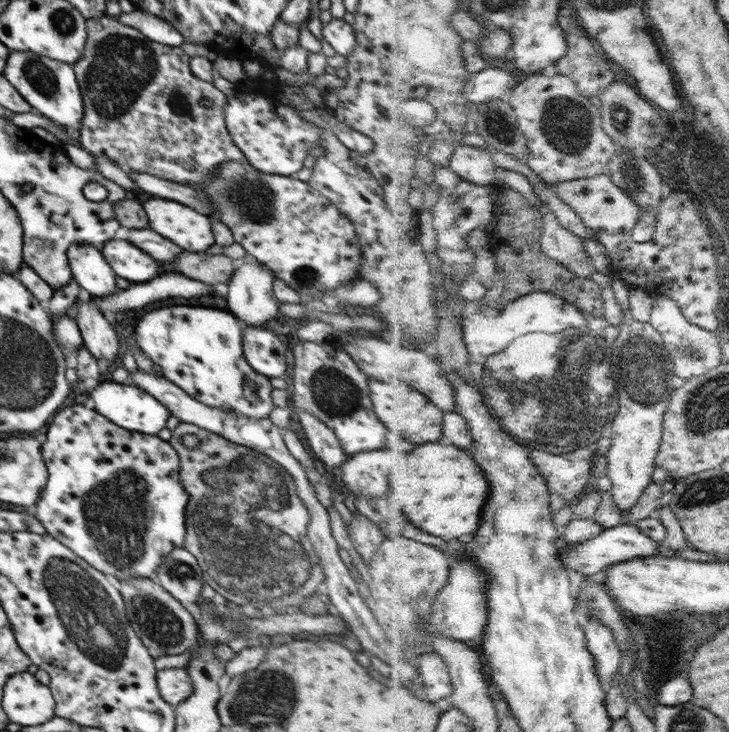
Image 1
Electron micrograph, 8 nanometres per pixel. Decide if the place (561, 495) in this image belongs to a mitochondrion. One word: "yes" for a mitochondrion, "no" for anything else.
no

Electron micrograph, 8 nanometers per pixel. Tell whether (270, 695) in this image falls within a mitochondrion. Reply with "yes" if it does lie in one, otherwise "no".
yes

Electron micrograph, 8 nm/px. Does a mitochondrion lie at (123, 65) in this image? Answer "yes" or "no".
yes

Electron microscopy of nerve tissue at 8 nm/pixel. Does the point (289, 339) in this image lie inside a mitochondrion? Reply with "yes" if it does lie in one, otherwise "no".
no

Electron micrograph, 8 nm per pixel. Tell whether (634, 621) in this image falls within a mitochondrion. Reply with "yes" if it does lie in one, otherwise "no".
no

